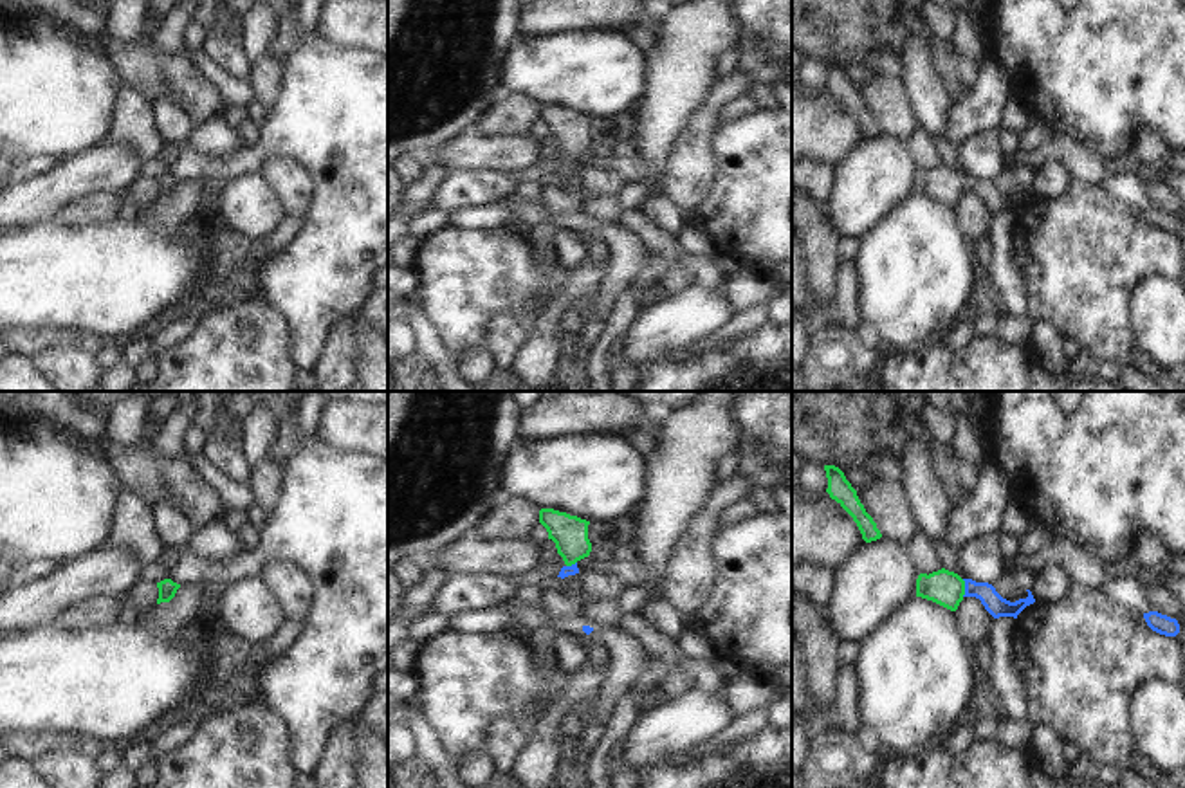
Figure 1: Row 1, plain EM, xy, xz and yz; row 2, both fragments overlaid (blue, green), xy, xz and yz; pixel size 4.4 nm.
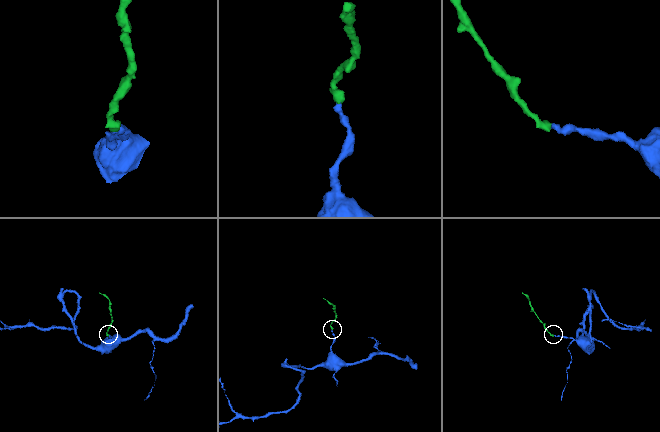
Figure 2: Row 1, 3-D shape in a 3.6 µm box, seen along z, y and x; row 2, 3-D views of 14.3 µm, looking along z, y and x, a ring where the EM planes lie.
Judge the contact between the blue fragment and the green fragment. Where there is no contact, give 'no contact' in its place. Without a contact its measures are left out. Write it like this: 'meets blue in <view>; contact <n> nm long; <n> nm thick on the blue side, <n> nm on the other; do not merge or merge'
meets blue in yz; contact 80 nm long; 90 nm thick on the blue side, 160 nm on the other; merge

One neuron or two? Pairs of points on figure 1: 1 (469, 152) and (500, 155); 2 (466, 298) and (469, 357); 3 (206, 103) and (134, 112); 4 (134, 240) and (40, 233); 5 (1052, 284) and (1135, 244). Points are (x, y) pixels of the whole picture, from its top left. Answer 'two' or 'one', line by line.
1: one
2: two
3: two
4: one
5: one

